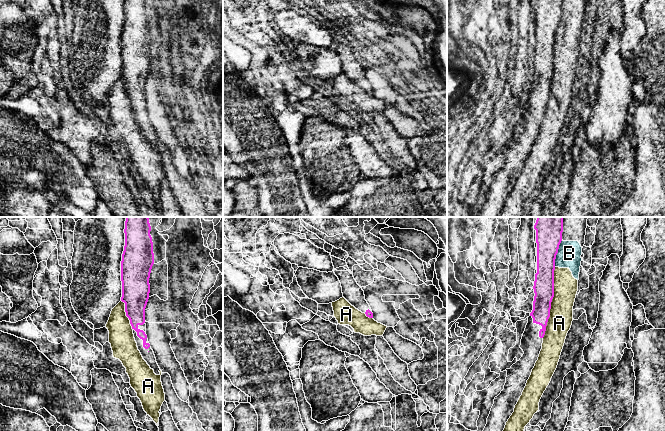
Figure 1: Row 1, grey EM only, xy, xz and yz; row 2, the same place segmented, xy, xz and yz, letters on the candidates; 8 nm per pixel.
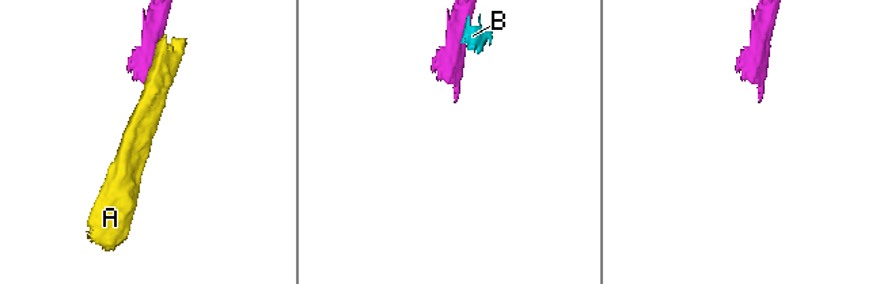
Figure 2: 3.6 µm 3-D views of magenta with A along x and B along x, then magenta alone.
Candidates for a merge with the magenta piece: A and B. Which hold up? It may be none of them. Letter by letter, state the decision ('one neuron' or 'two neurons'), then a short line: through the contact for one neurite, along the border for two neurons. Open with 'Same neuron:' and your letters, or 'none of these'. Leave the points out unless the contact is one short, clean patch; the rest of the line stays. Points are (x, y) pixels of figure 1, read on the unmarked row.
Same neuron: none of these
A: two neurons
B: two neurons | yz (562, 16), (554, 42)

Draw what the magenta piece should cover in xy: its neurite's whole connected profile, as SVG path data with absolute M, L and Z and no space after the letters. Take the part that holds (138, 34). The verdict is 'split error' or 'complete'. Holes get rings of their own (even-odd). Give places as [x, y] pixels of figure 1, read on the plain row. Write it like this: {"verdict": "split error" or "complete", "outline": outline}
{"verdict": "split error", "outline": "M125 0L125 22L121 37L122 73L138 126L156 151L160 144L146 111L145 84L149 54L154 40L150 0Z"}

